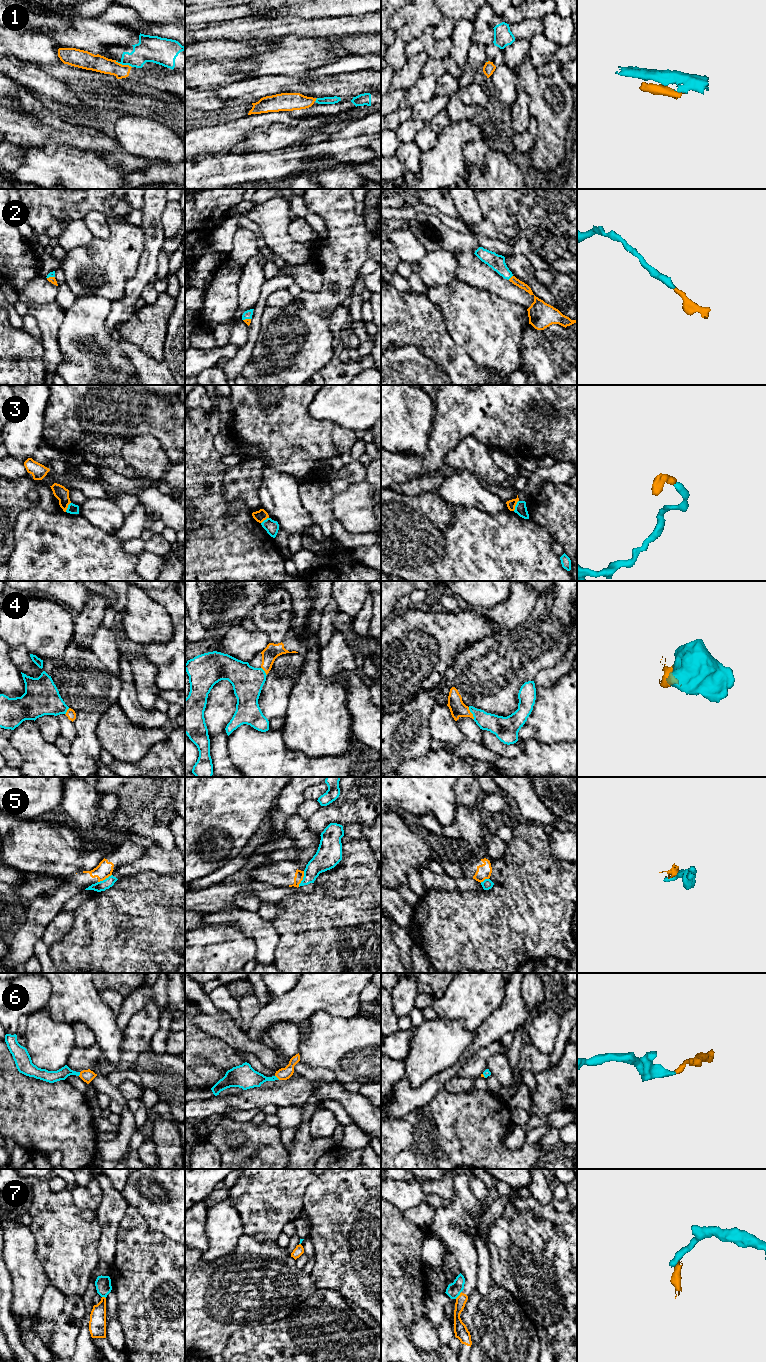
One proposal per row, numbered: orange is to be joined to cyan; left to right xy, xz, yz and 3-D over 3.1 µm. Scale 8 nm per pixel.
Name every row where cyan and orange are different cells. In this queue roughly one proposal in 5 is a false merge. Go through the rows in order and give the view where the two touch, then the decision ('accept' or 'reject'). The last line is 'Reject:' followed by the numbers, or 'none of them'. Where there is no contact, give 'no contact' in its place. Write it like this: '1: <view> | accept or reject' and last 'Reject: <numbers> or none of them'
1: xy | reject
2: yz | accept
3: yz | reject
4: yz | accept
5: xz | reject
6: xz | accept
7: yz | reject
Reject: 1, 3, 5, 7

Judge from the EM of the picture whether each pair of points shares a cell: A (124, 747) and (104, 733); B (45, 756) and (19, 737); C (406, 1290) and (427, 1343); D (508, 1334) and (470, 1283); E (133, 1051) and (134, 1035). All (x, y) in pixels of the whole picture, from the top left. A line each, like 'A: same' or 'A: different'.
A: same
B: same
C: different
D: different
E: same

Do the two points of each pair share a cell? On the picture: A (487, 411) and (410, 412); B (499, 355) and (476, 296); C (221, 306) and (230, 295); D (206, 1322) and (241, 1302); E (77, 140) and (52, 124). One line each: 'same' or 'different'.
A: different
B: same
C: same
D: same
E: same

